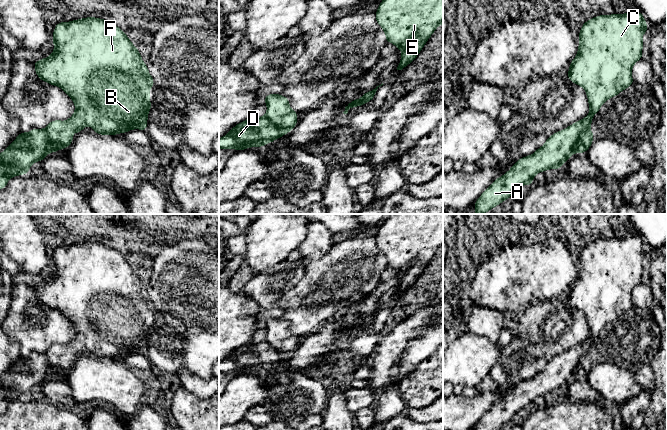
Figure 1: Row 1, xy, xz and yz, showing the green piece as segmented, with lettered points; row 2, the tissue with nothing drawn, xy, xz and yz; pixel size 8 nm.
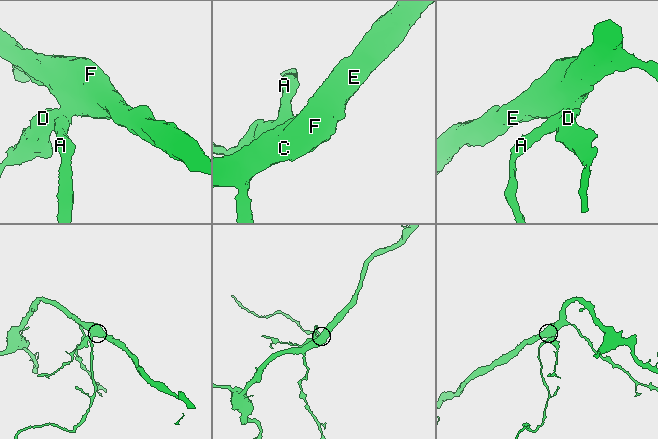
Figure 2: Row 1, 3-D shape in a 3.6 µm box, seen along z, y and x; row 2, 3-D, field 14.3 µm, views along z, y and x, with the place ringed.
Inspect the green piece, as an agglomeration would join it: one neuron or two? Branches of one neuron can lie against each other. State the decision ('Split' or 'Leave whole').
Split

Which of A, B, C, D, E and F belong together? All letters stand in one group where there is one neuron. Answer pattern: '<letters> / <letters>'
A B C E F / D

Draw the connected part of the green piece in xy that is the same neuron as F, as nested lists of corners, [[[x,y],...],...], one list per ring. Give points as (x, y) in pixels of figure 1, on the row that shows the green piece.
[[[87,17],[58,23],[53,32],[54,52],[34,63],[37,76],[63,89],[75,104],[75,113],[66,121],[51,121],[45,128],[51,151],[68,148],[73,133],[92,126],[95,133],[116,135],[132,129],[146,131],[151,109],[149,90],[154,80],[138,49],[116,25],[105,19]]]

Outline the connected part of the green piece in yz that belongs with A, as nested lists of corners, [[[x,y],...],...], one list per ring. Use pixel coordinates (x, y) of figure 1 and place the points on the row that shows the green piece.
[[[639,11],[600,15],[583,24],[578,53],[567,75],[585,89],[589,115],[548,137],[534,154],[520,158],[482,193],[474,204],[475,214],[499,205],[521,185],[531,185],[538,172],[558,170],[575,153],[579,136],[590,128],[599,108],[634,83],[632,67],[642,59],[642,36],[647,30]]]

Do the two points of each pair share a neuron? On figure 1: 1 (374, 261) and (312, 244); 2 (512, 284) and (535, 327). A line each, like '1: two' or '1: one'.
1: two
2: two

